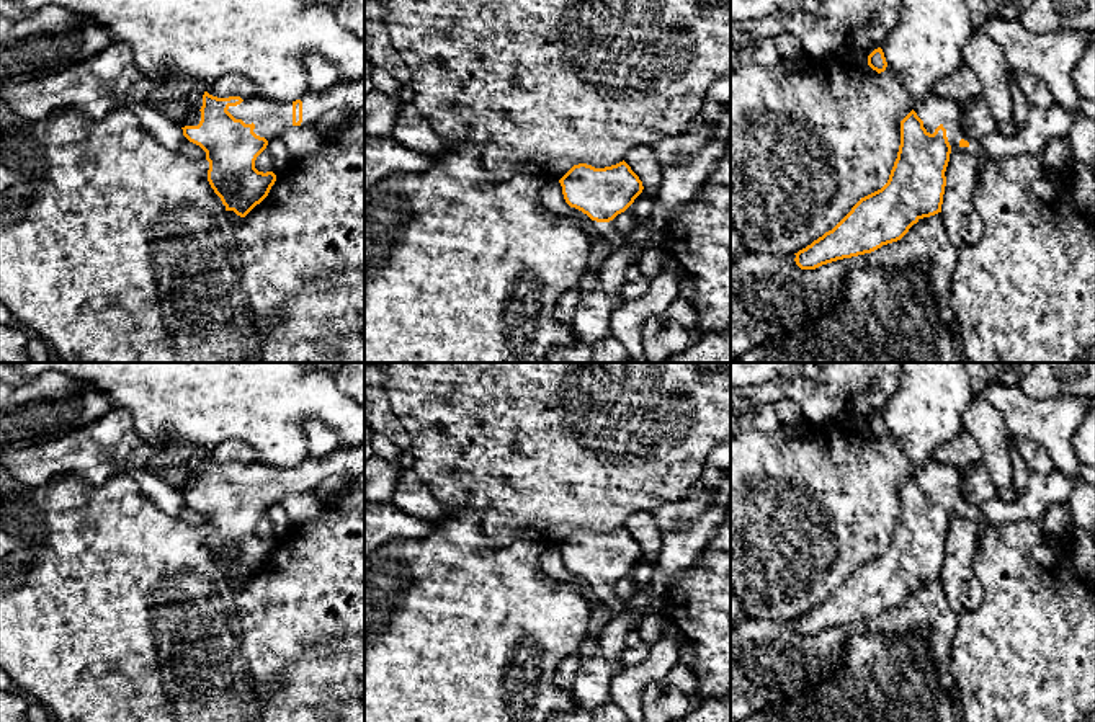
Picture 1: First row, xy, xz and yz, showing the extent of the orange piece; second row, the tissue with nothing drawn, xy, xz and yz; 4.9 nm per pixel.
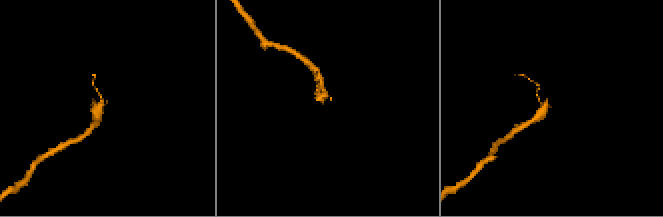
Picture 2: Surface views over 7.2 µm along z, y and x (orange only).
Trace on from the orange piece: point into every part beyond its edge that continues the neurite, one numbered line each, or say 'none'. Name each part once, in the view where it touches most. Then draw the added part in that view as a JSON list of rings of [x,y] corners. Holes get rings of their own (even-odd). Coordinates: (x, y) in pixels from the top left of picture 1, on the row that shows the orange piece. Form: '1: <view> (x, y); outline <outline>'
1: xy (270, 118); outline [[[258,96],[242,98],[237,106],[229,106],[229,113],[245,124],[255,124],[253,132],[268,142],[279,139],[281,132],[293,126],[293,101],[275,101]]]

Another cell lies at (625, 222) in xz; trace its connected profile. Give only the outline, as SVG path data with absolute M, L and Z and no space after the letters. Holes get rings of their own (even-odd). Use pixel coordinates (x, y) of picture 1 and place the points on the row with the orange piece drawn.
M628 211L618 214L618 216L613 219L613 222L615 222L615 229L616 229L621 235L631 234L631 232L636 229L636 225L637 225L636 216L631 214L631 212L628 212Z

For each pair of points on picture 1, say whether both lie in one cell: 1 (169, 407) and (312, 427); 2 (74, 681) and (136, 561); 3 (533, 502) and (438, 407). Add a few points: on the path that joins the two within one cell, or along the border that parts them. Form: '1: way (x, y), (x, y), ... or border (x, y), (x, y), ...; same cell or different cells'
1: border (317, 418), (306, 425), (308, 456); different cells
2: way (89, 652), (89, 608), (107, 590); same cell
3: way (513, 477), (463, 425); same cell

